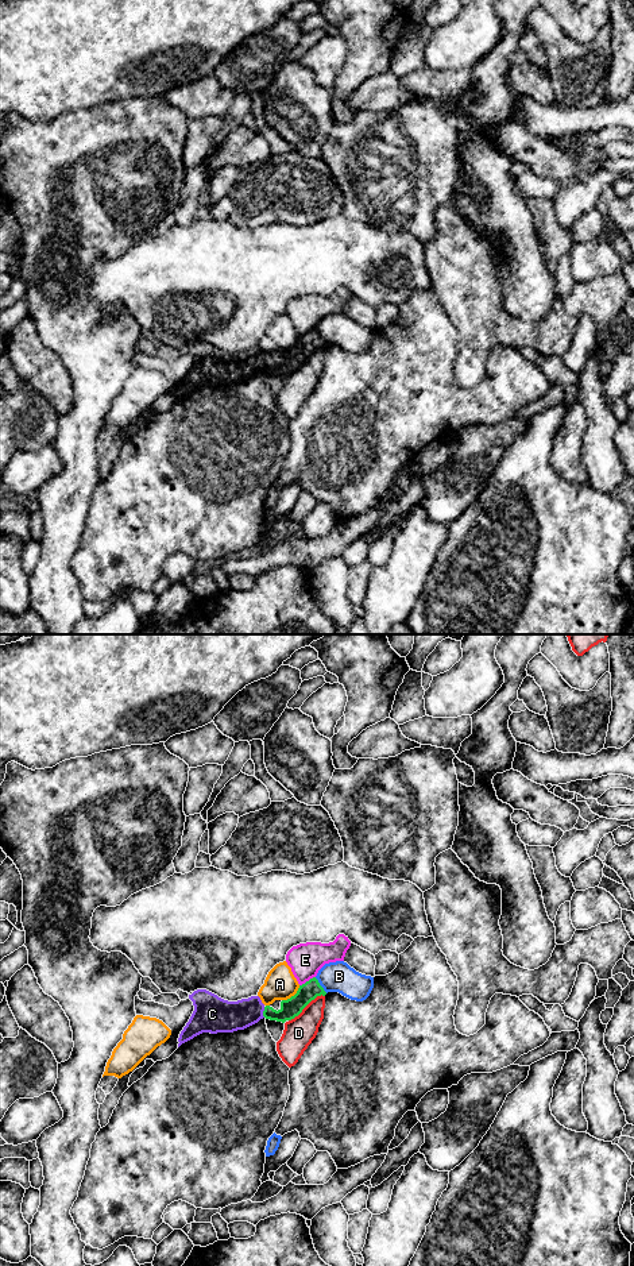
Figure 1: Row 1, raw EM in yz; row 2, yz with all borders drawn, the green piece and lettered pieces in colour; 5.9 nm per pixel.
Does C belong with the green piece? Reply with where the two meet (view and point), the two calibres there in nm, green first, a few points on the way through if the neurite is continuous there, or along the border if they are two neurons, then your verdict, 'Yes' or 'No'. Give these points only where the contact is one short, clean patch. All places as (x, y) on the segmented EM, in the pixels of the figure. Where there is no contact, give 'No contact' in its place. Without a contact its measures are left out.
Touches green at yz (263, 1012). Thickness 120 nm (green) against 190 nm. Path across: yz (292, 1007), (285, 1014), (263, 1012), (221, 1015). Yes

